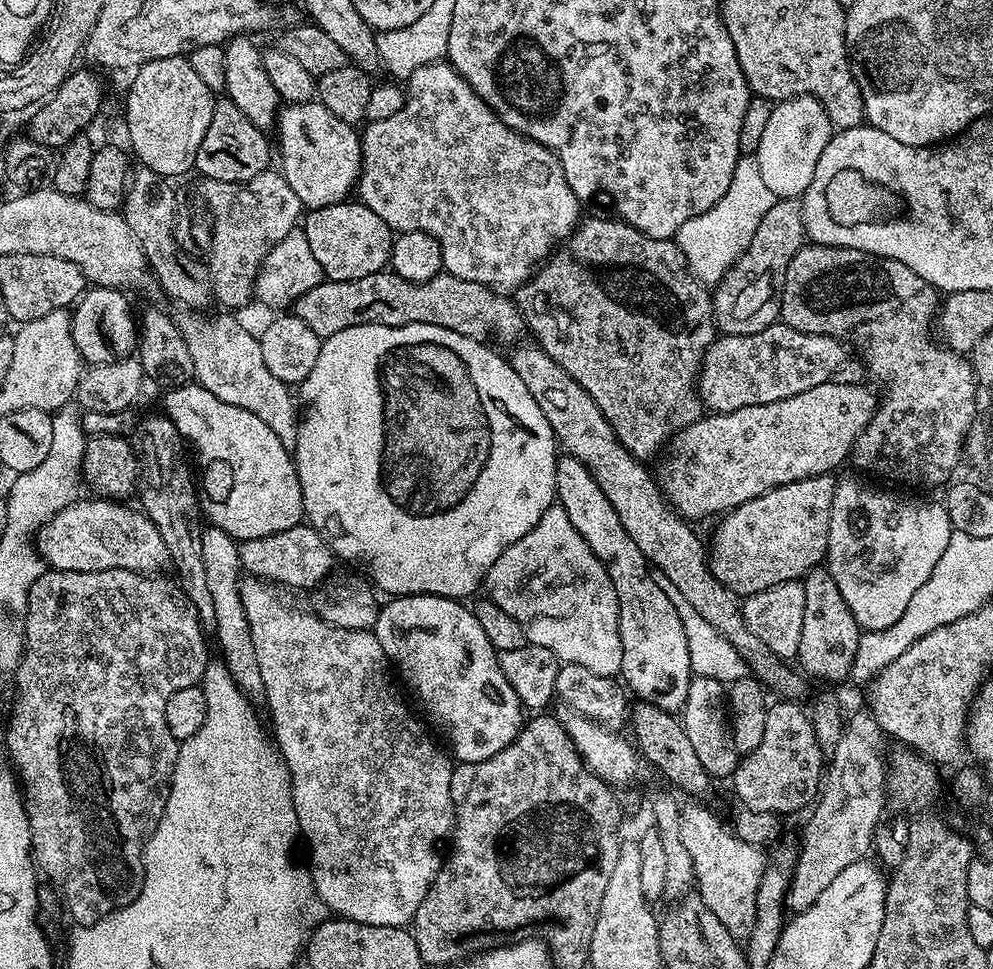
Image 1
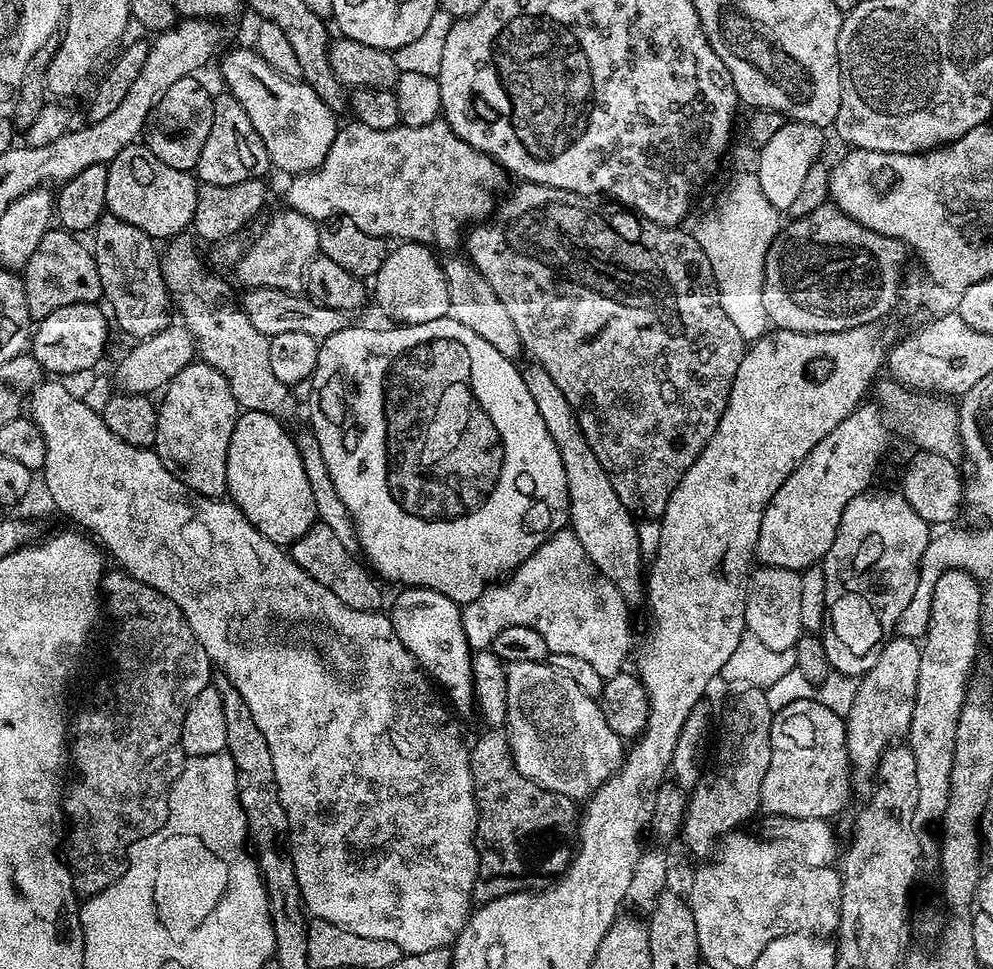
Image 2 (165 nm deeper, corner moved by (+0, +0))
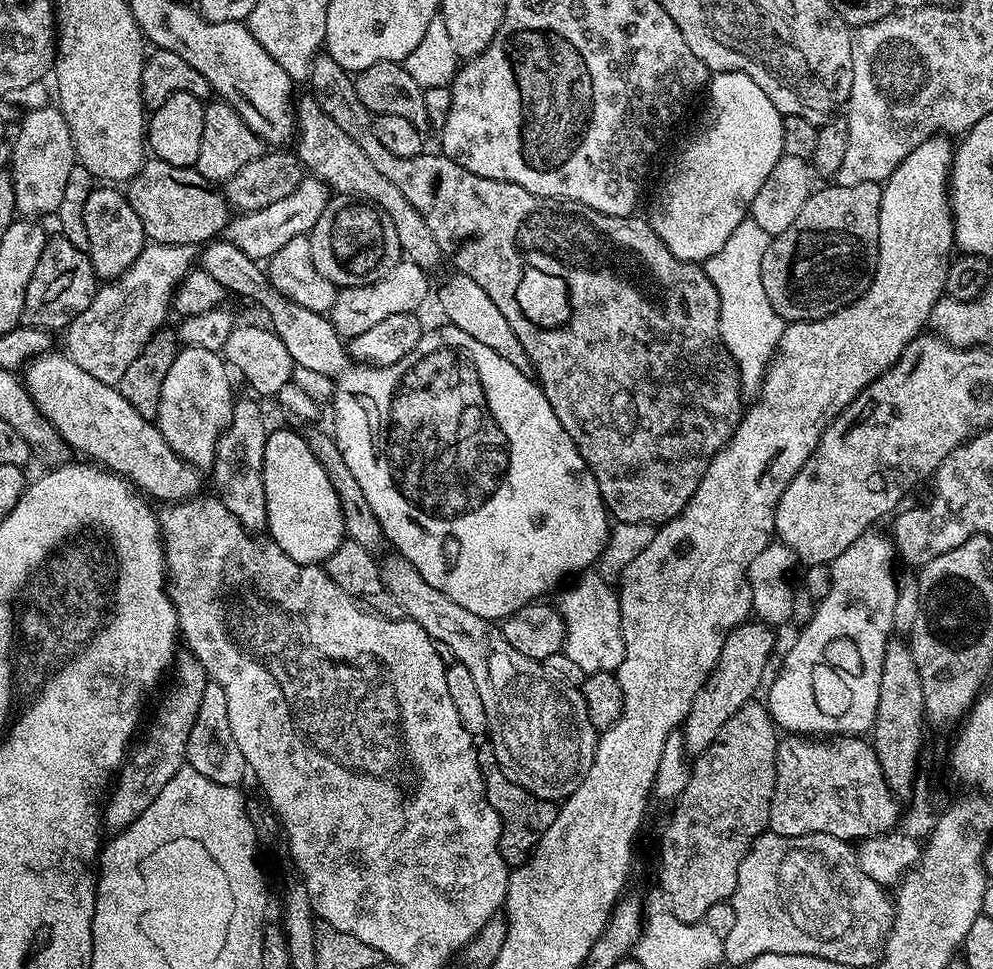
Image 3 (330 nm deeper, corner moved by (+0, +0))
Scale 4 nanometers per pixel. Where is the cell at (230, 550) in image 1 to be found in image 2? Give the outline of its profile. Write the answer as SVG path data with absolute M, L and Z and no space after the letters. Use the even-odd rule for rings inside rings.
M201 360L193 361L187 364L183 370L179 371L175 375L175 378L171 380L168 387L163 391L162 402L160 401L157 407L156 415L156 434L154 450L159 454L160 461L170 470L177 478L179 478L181 485L191 493L197 496L206 497L208 499L221 499L227 493L228 483L226 482L226 462L228 461L230 437L233 434L234 426L236 425L237 418L240 413L240 407L237 400L233 396L233 392L230 390L229 383L226 382L226 378L222 377L222 374L218 373L218 370L214 370L213 367L204 363Z

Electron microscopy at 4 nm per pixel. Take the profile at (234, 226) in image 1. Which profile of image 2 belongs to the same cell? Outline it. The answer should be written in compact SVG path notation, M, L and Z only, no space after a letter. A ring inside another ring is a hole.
M283 211L269 218L260 237L248 249L243 249L234 265L236 276L244 283L245 289L273 288L296 294L305 287L308 264L320 252L320 230L317 221L306 214Z

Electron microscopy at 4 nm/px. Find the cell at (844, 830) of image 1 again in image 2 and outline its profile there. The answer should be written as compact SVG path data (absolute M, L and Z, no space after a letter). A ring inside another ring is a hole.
M895 635L884 644L870 671L859 679L854 704L845 717L848 757L857 779L873 777L881 758L893 745L893 739L907 735L917 697L920 650L917 641Z

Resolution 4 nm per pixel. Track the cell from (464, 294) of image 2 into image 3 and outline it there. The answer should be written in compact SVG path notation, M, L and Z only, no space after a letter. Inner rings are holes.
M304 94L301 100L299 97L295 101L294 111L298 141L300 140L298 155L305 169L317 179L323 180L333 193L358 196L377 204L386 214L390 214L390 222L394 222L394 230L398 230L398 242L403 255L425 270L438 267L440 260L442 261L442 253L438 242L434 242L434 234L430 234L430 226L426 226L422 214L418 214L418 210L414 210L414 206L406 202L406 194L402 194L402 190L398 190L398 186L394 186L390 178L384 177L370 163L362 146L358 146L358 142L350 138L350 134L342 131L310 94Z

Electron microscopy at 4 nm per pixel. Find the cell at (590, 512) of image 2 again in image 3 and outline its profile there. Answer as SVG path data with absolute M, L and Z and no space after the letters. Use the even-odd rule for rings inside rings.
M452 274L452 277L440 288L440 308L444 311L445 318L448 319L445 321L451 327L470 334L470 338L482 342L482 346L490 346L490 350L494 350L494 354L502 354L502 358L506 358L510 366L527 373L533 371L526 350L522 350L522 342L518 342L518 334L510 330L510 322L506 322L502 310L498 310L498 306L490 302L490 294L486 294L486 290L482 290L482 286L474 282L474 278Z

